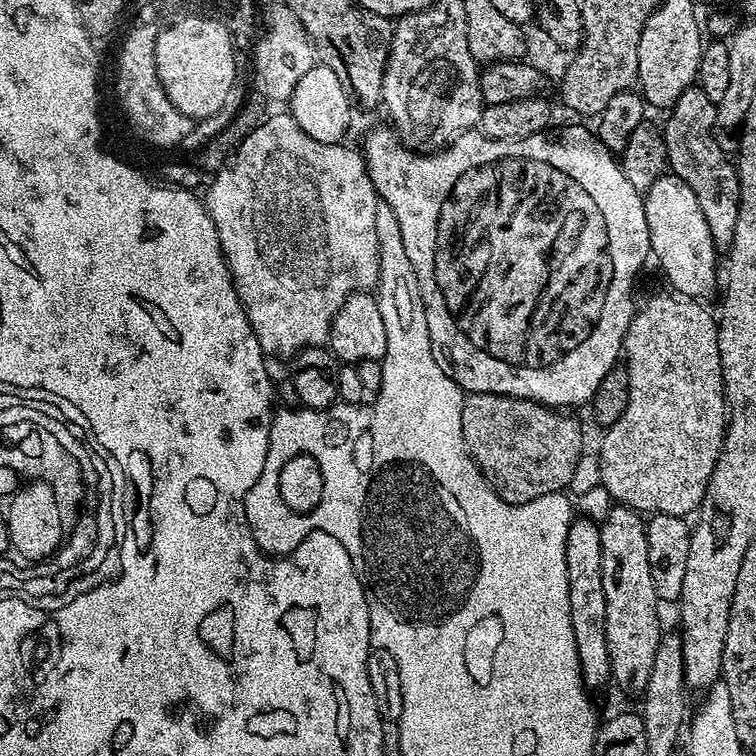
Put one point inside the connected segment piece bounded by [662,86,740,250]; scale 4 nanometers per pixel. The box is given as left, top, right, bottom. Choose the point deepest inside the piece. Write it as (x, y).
(694, 155)

